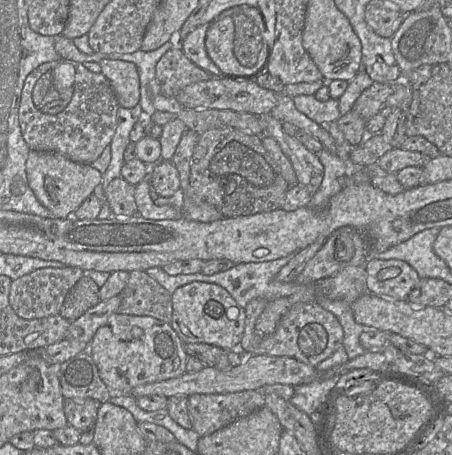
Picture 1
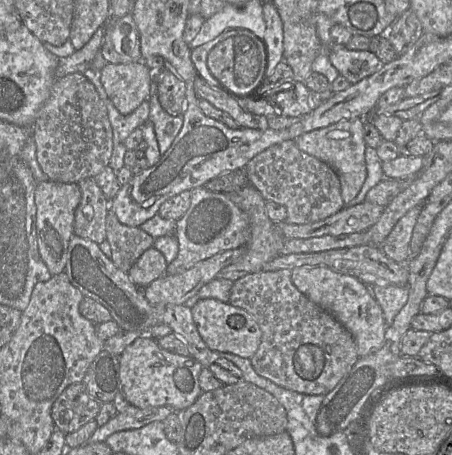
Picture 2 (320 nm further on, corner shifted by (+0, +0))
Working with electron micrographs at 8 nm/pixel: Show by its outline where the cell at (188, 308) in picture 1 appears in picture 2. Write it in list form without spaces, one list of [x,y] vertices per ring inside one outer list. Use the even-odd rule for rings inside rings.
[[[206,298],[196,302],[191,307],[191,313],[201,338],[212,351],[231,353],[248,359],[256,353],[262,331],[254,317],[244,309]]]

